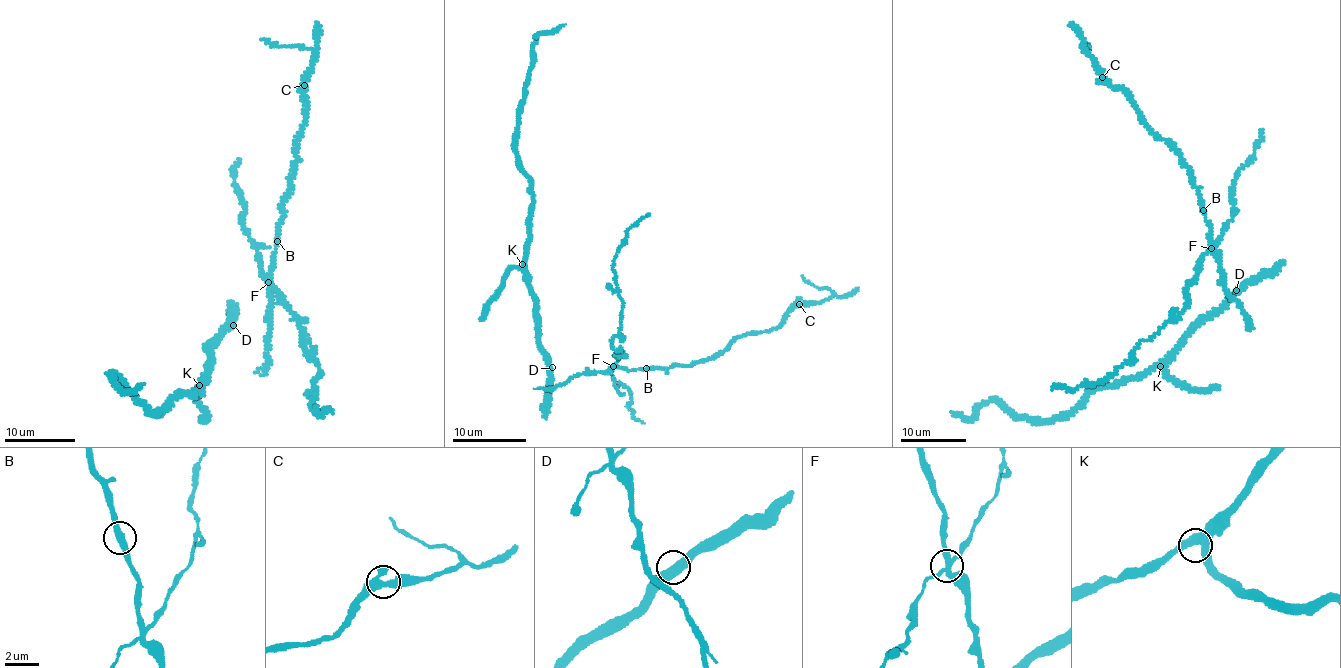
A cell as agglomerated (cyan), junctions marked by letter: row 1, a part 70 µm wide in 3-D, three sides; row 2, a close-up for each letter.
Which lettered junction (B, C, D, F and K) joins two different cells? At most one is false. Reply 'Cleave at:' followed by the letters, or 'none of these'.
Cleave at: F

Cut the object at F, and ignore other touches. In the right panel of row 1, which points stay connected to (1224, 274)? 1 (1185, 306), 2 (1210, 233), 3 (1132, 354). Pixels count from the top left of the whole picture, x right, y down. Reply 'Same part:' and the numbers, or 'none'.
Same part: 2

